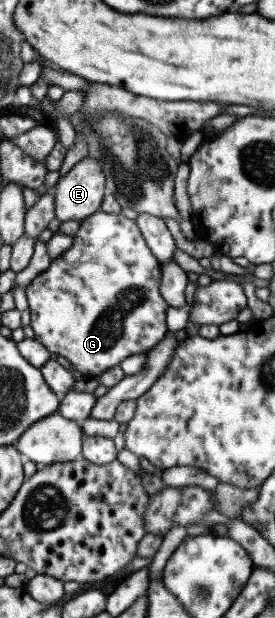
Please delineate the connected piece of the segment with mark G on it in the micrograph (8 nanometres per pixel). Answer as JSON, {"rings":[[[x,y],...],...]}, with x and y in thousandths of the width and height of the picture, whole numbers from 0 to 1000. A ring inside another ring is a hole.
{"rings":[[[356,338],[345,345],[291,358],[280,374],[265,380],[255,403],[225,406],[225,413],[182,421],[164,440],[124,448],[105,463],[95,464],[91,481],[105,498],[109,532],[120,534],[124,549],[138,550],[178,568],[185,576],[229,576],[262,595],[295,604],[305,612],[353,610],[378,604],[385,597],[433,591],[455,578],[538,570],[542,563],[556,563],[575,552],[607,542],[611,531],[600,523],[600,510],[615,494],[582,479],[582,458],[585,435],[578,426],[545,401],[524,393],[524,385],[513,382],[505,369],[491,364],[491,358],[458,354],[440,346],[393,346]]]}

